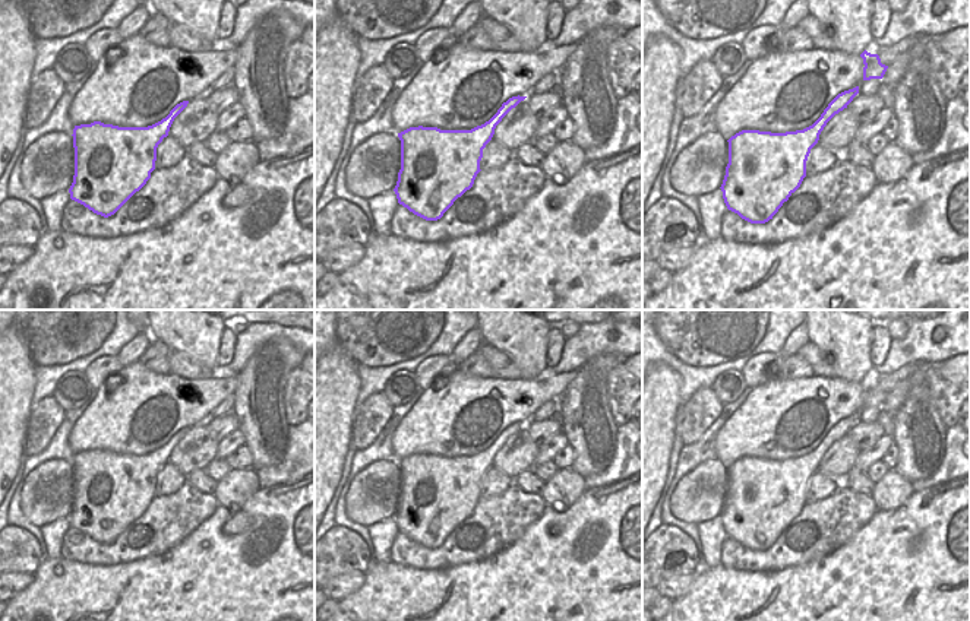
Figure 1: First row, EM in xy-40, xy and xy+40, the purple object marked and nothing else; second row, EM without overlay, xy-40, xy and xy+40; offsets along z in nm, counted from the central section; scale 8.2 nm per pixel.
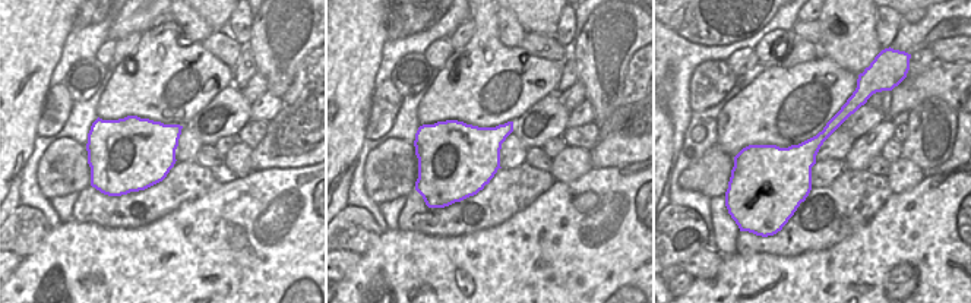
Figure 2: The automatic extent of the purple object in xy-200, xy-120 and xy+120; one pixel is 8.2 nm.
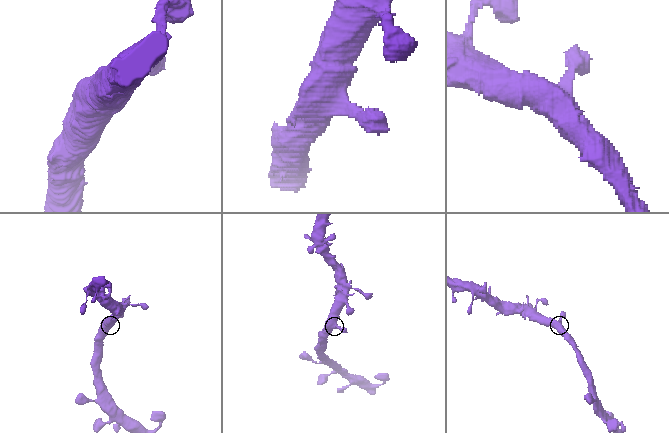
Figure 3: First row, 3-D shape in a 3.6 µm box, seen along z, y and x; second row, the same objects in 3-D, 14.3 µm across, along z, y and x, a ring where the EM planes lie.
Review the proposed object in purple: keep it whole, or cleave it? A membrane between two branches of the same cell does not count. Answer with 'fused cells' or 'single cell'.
single cell

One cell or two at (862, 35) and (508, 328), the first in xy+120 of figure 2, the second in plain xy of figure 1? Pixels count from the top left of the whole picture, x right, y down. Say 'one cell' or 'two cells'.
one cell

